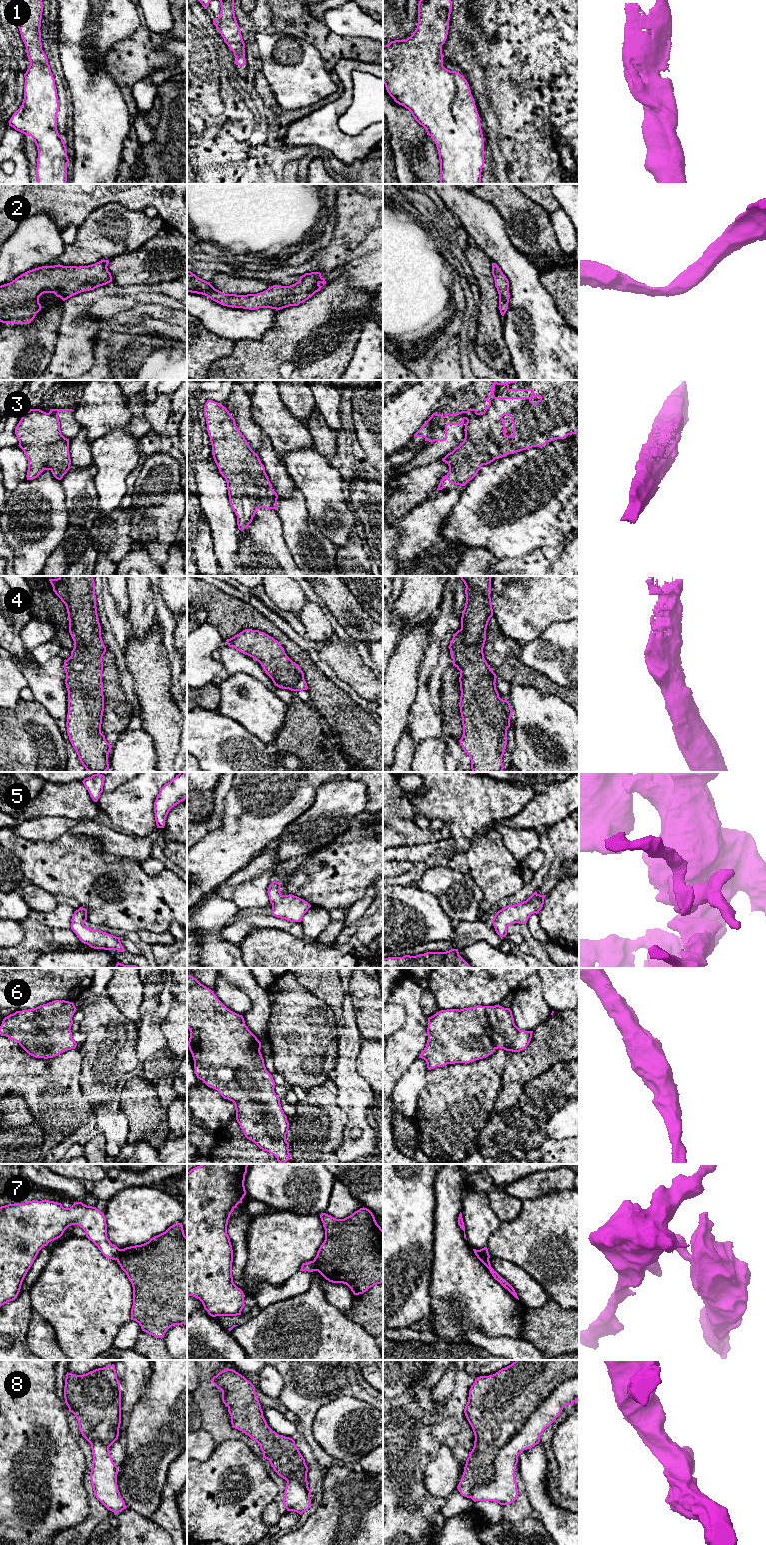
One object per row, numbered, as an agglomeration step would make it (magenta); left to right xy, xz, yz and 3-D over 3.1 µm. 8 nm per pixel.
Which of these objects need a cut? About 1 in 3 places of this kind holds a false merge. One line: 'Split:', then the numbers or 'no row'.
Split: 7, 8

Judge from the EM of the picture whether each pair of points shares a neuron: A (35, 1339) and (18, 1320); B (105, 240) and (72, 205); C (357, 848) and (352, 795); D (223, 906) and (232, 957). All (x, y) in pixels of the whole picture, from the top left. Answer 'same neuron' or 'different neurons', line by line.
A: different neurons
B: different neurons
C: different neurons
D: same neuron

